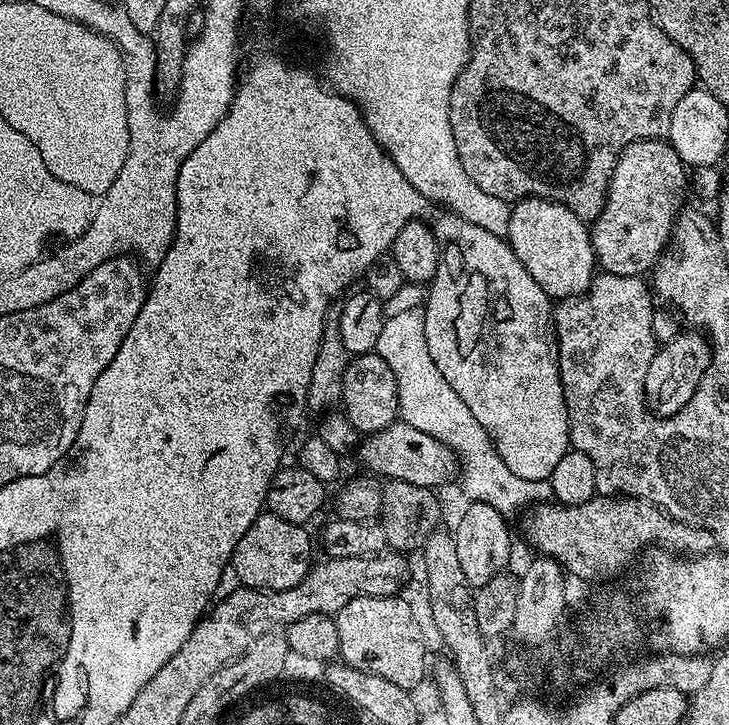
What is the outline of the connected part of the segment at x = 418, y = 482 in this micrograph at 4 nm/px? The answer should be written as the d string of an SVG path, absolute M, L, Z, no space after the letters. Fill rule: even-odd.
M403 422L365 435L358 448L359 454L369 473L388 480L410 482L419 488L439 489L439 484L446 483L451 476L453 479L458 472L455 452L438 442L438 438L430 438L430 434L422 434L422 430L414 430L414 426Z

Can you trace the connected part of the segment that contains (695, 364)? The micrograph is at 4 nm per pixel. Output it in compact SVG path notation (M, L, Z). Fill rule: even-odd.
M681 330L673 340L661 343L650 362L650 370L646 370L644 399L656 416L678 414L678 410L694 398L694 390L698 390L698 382L702 382L712 361L712 346L707 335L700 330L688 331L692 332Z

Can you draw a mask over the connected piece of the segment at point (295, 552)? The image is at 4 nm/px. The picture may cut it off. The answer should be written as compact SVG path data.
M265 511L253 522L250 530L238 538L238 546L230 561L231 568L238 570L241 585L245 588L265 588L268 592L298 586L314 563L308 530L303 524L286 522L286 518L278 518L272 512Z

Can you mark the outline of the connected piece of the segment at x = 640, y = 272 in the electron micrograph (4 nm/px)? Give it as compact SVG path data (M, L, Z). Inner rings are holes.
M663 139L639 140L628 144L620 151L612 177L608 183L608 196L604 209L596 220L591 221L592 249L596 251L597 265L610 274L643 277L656 267L656 259L668 247L672 238L672 225L676 223L676 213L682 207L680 195L686 192L686 165L672 145Z

